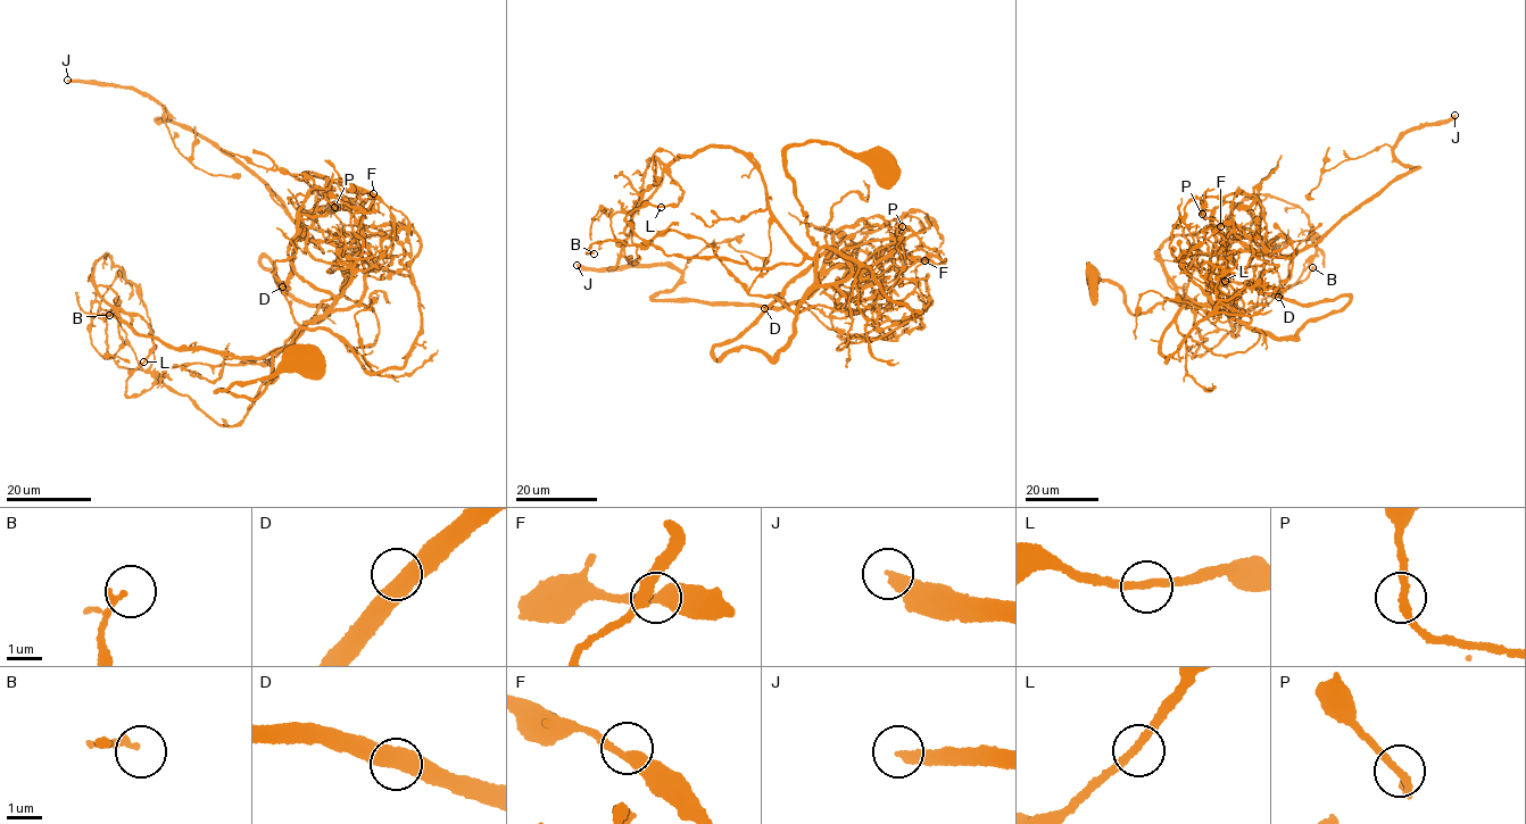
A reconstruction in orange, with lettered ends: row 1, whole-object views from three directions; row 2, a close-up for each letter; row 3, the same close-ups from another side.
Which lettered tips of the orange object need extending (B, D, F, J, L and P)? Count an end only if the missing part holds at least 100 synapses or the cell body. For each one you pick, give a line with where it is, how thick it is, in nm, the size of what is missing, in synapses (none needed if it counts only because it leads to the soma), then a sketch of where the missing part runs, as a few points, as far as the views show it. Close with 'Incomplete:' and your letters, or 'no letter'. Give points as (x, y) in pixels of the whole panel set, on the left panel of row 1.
J: Place: (67, 80). Thickness 340 nm. Roughly 850 synapses
Incomplete: J

